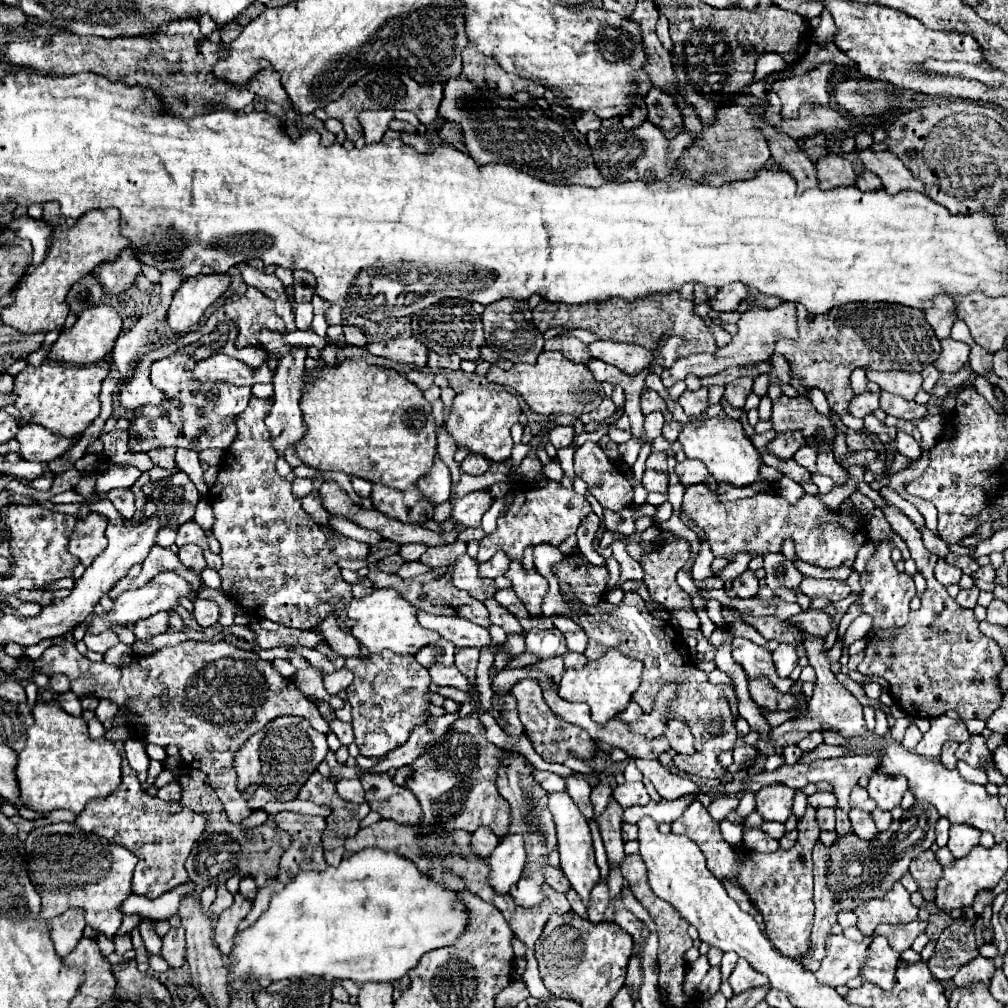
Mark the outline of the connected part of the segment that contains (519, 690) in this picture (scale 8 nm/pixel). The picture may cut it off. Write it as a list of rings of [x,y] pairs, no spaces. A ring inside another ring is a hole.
[[[520,680],[514,688],[512,694],[518,700],[518,712],[520,712],[520,722],[524,726],[524,732],[528,736],[528,740],[532,742],[534,750],[546,760],[546,762],[566,762],[568,758],[582,758],[582,760],[590,760],[598,748],[596,742],[590,738],[588,732],[580,730],[574,724],[568,724],[564,720],[560,720],[550,708],[548,704],[544,704],[542,698],[542,688],[540,684],[536,684],[536,680]]]

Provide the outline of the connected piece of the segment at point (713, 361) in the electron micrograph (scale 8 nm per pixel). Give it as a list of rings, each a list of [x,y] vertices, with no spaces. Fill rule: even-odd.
[[[784,302],[778,308],[772,310],[760,310],[752,308],[742,314],[738,322],[738,334],[732,338],[732,342],[724,348],[718,348],[716,354],[698,354],[698,356],[688,356],[688,358],[678,358],[670,370],[664,370],[660,378],[666,388],[674,386],[678,380],[684,380],[686,374],[696,374],[698,378],[710,376],[716,372],[722,372],[724,368],[730,366],[744,366],[744,364],[754,364],[754,362],[768,362],[770,356],[774,354],[774,344],[782,338],[788,340],[798,340],[798,324],[796,324],[796,304]]]

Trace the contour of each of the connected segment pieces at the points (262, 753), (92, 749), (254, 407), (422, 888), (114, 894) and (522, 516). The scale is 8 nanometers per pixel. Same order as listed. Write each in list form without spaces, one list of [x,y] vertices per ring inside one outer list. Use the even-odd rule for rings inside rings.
[[[284,716],[266,724],[264,730],[256,732],[248,744],[236,754],[234,768],[238,774],[238,790],[246,792],[252,784],[256,784],[254,794],[242,794],[248,802],[250,810],[264,808],[266,802],[288,802],[294,800],[300,788],[306,784],[310,774],[318,768],[328,752],[326,736],[316,732],[308,720],[300,720],[296,716]]]
[[[38,702],[34,706],[34,724],[28,728],[26,748],[18,754],[18,786],[22,802],[36,812],[58,808],[80,814],[88,800],[110,796],[122,782],[120,752],[106,738],[92,740],[84,718],[70,716],[58,704]]]
[[[250,398],[248,408],[236,418],[238,436],[224,452],[218,478],[208,494],[216,518],[212,532],[222,546],[220,558],[224,564],[218,570],[218,574],[222,576],[222,590],[252,618],[266,618],[298,630],[312,630],[328,616],[334,616],[338,620],[340,630],[350,632],[352,620],[346,616],[346,604],[352,600],[352,590],[348,590],[348,584],[344,584],[336,562],[340,558],[366,558],[370,554],[370,548],[338,532],[322,530],[300,508],[300,500],[294,498],[292,486],[274,470],[278,456],[276,452],[272,452],[272,436],[264,424],[266,416],[270,414],[270,408],[272,398]],[[334,598],[338,598],[340,602],[334,604]]]
[[[368,848],[344,858],[338,868],[328,866],[324,872],[302,872],[282,892],[274,894],[270,908],[258,922],[234,938],[234,966],[230,972],[236,980],[250,976],[278,982],[286,978],[324,976],[328,980],[346,978],[358,984],[392,982],[412,970],[426,952],[452,946],[466,926],[468,912],[454,890],[428,880],[410,860],[396,852]]]
[[[58,822],[34,828],[26,838],[28,874],[42,898],[40,918],[50,920],[70,908],[84,908],[86,922],[114,938],[122,924],[122,902],[132,894],[132,874],[138,858],[124,846],[116,846],[106,838],[84,834],[76,824]]]
[[[568,476],[562,478],[562,482],[548,482],[544,488],[528,488],[514,496],[512,506],[504,516],[498,518],[498,526],[492,534],[484,536],[480,540],[480,550],[476,560],[488,562],[498,550],[504,550],[510,560],[522,560],[522,552],[526,546],[536,546],[542,542],[548,542],[552,546],[560,546],[566,536],[576,534],[582,518],[586,518],[592,512],[588,500],[574,492],[572,480]]]

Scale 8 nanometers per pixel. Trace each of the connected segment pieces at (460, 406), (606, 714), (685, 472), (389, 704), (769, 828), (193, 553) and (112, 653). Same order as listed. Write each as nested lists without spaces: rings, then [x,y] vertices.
[[[466,390],[454,398],[452,414],[446,426],[458,446],[482,454],[492,462],[506,462],[514,446],[510,438],[510,428],[518,422],[518,416],[520,404],[516,396],[508,390]]]
[[[608,650],[606,656],[602,656],[596,662],[588,662],[582,670],[566,670],[558,684],[558,692],[560,698],[568,702],[586,702],[590,706],[592,720],[598,724],[606,724],[628,706],[632,694],[640,684],[640,674],[642,674],[640,660],[632,660],[616,650]]]
[[[684,460],[680,464],[676,464],[676,476],[678,476],[678,482],[682,486],[692,486],[692,484],[708,484],[708,470],[704,468],[704,464],[700,464],[698,460]]]
[[[396,652],[370,654],[366,658],[346,658],[346,668],[354,672],[354,682],[346,688],[352,704],[352,730],[360,754],[366,758],[382,758],[390,750],[402,746],[412,728],[426,722],[426,694],[430,676],[414,656],[400,656]]]
[[[762,822],[762,826],[760,826],[770,838],[774,838],[774,840],[780,840],[782,836],[784,836],[784,824],[772,824],[772,822]]]
[[[194,544],[182,546],[180,552],[178,552],[178,558],[180,558],[180,562],[182,562],[186,568],[190,568],[190,570],[194,570],[194,572],[202,572],[202,570],[206,568],[204,550],[202,550],[200,546],[194,546]]]
[[[116,644],[104,654],[104,662],[114,666],[126,666],[132,660],[132,648],[126,644]]]

